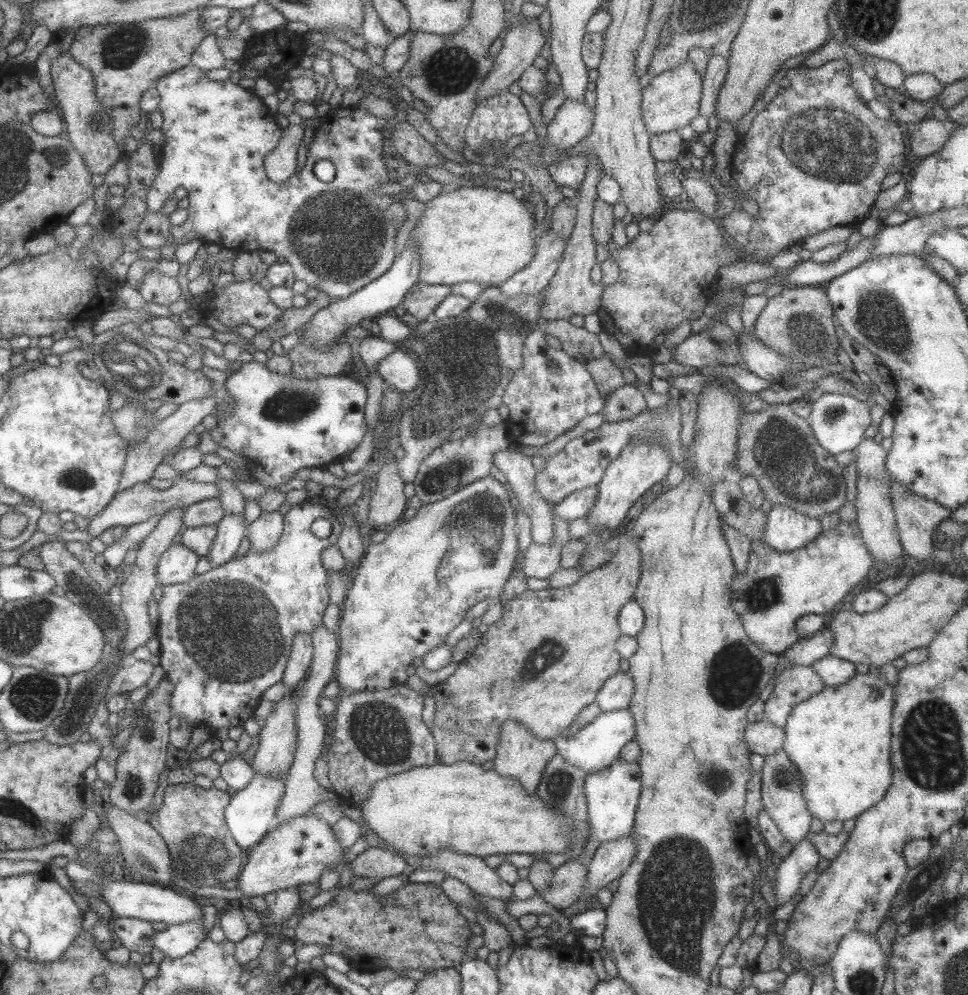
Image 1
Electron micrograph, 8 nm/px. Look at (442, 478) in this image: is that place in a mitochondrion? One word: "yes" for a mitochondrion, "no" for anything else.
yes

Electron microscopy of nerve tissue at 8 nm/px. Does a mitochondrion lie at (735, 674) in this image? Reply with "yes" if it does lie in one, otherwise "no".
yes

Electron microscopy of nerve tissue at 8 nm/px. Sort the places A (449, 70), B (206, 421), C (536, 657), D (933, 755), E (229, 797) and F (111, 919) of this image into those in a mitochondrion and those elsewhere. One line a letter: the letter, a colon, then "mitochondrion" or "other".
A: mitochondrion
B: other
C: mitochondrion
D: mitochondrion
E: other
F: other

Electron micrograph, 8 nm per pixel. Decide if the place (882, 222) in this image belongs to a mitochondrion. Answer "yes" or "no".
no

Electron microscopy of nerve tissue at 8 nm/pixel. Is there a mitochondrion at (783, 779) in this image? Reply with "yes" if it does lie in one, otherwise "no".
yes

